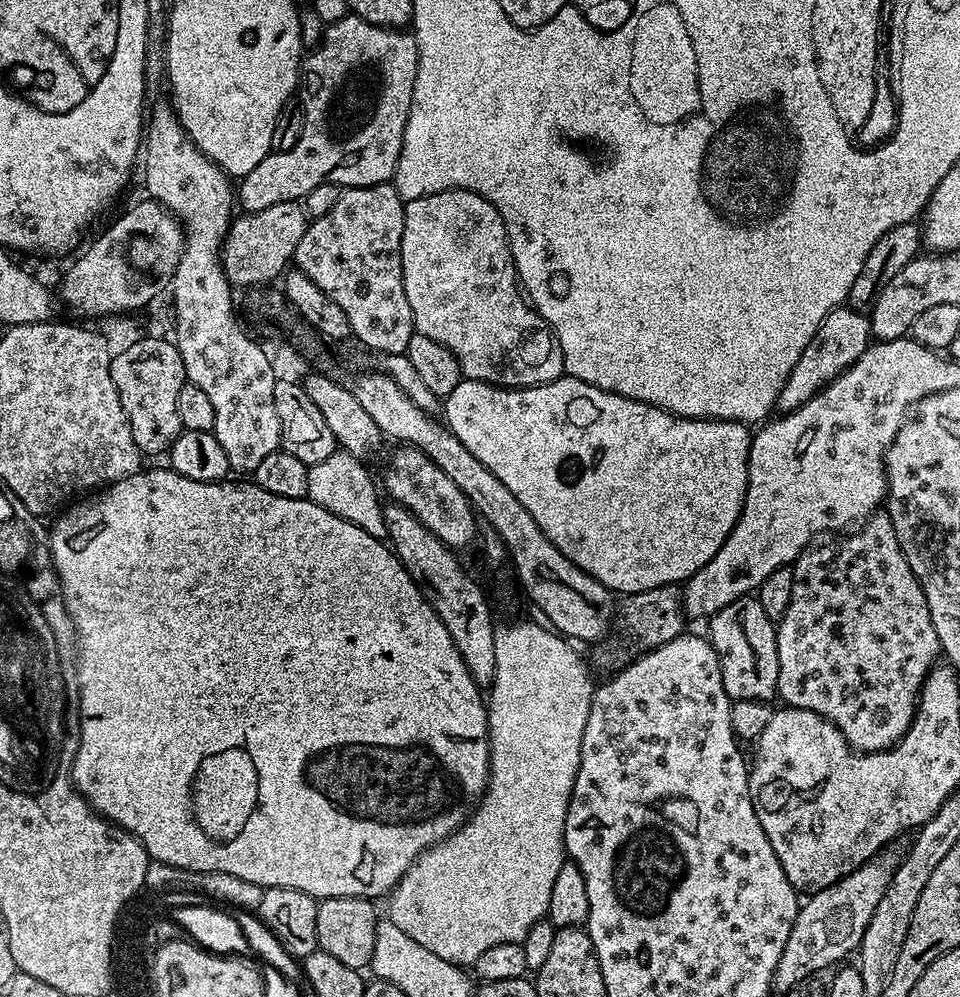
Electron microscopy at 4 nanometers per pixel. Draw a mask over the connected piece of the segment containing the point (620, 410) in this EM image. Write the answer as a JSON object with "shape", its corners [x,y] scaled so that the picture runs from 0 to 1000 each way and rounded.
{"shape":[[[586,376],[582,381],[572,385],[557,385],[554,389],[522,389],[507,385],[501,381],[480,380],[467,397],[461,398],[461,424],[466,425],[472,435],[548,508],[552,520],[560,524],[565,536],[598,564],[610,576],[615,576],[627,588],[639,596],[653,596],[681,592],[695,586],[707,587],[717,583],[724,574],[731,572],[748,552],[752,552],[752,544],[765,532],[769,520],[773,516],[773,508],[779,490],[779,456],[783,446],[780,426],[771,425],[768,421],[720,421],[714,417],[704,417],[693,409],[677,407],[673,403],[665,403],[660,399],[652,399],[648,395],[640,395],[631,391],[623,391],[623,387],[615,387],[610,383],[600,381],[597,377]]]}

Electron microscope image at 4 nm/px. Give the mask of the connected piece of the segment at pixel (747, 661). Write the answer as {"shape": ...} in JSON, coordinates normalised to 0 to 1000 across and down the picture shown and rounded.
{"shape":[[[783,596],[769,600],[760,604],[760,608],[752,608],[736,626],[735,637],[750,661],[752,688],[756,688],[756,696],[764,702],[803,703],[809,697],[810,644],[808,626],[798,620],[792,601]]]}

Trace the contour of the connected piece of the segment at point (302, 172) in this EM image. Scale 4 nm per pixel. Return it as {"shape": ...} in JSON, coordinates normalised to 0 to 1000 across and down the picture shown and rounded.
{"shape":[[[364,14],[357,16],[351,24],[341,25],[340,31],[336,33],[336,39],[328,50],[320,53],[315,68],[316,72],[310,85],[310,96],[317,106],[315,138],[310,138],[310,142],[302,150],[297,152],[280,152],[277,158],[273,158],[273,162],[269,162],[269,166],[265,166],[265,171],[260,171],[260,175],[252,178],[248,185],[248,205],[249,208],[250,205],[254,208],[251,210],[255,214],[277,211],[277,207],[285,207],[290,203],[313,201],[320,197],[323,191],[327,191],[327,187],[332,185],[353,185],[358,189],[380,189],[391,185],[403,185],[411,178],[413,168],[415,166],[415,154],[419,150],[419,138],[423,130],[425,111],[427,110],[429,95],[431,94],[431,78],[435,70],[435,46],[433,45],[432,35],[425,30],[390,26],[377,18]]]}

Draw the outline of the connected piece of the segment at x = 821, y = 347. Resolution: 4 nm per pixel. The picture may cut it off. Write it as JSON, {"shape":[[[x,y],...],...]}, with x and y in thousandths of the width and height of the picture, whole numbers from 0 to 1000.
{"shape":[[[888,307],[865,311],[856,327],[852,327],[852,335],[844,339],[840,351],[835,351],[835,359],[831,359],[827,371],[823,371],[823,379],[819,379],[819,387],[815,387],[808,400],[808,409],[814,414],[826,413],[828,409],[848,399],[866,381],[873,379],[891,361],[898,359],[908,340],[908,322],[899,312]]]}

